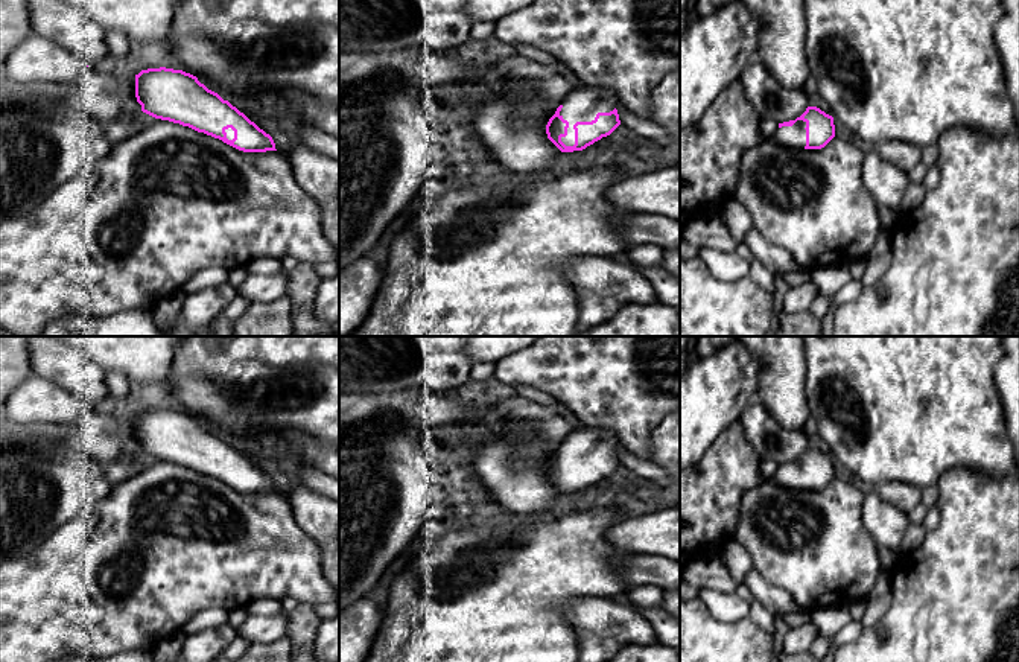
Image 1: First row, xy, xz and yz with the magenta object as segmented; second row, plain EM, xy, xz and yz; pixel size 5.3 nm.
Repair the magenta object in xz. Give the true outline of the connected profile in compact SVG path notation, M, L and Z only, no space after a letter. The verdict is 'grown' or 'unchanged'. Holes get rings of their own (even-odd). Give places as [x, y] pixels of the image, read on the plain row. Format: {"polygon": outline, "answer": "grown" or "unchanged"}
{"polygon": "M583 426L555 452L546 466L548 479L561 492L583 492L619 466L616 434L608 428Z", "answer": "grown"}

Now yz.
{"polygon": "M808 447L795 461L779 464L773 479L782 487L821 490L835 478L833 458Z", "answer": "grown"}

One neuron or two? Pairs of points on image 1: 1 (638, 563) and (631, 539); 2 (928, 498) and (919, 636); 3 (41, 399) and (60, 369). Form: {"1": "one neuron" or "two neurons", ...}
{"1": "two neurons", "2": "two neurons", "3": "two neurons"}

